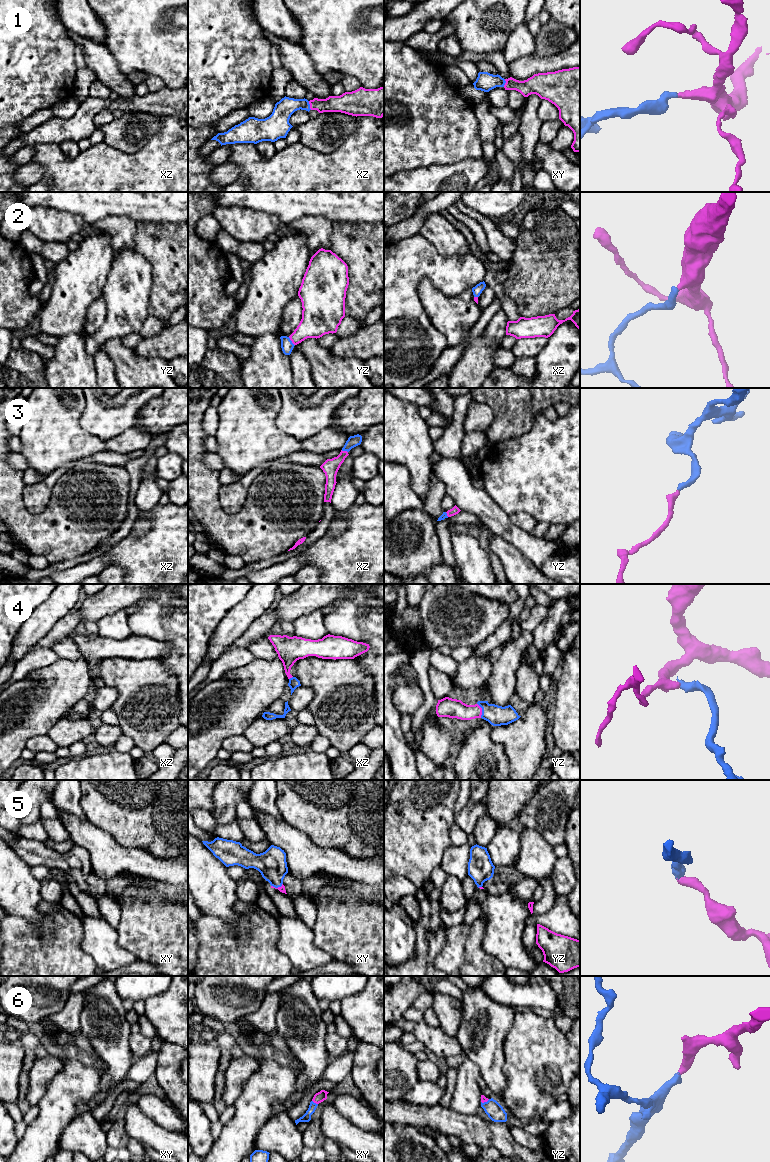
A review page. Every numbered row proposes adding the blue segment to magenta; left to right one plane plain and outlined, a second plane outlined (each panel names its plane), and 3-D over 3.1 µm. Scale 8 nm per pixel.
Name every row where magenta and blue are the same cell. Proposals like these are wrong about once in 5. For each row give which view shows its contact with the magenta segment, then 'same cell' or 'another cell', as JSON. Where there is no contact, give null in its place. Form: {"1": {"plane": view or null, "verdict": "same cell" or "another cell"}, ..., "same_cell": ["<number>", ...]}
{"1": {"plane": "xz", "verdict": "same cell"}, "2": {"plane": "yz", "verdict": "same cell"}, "3": {"plane": "xz", "verdict": "same cell"}, "4": {"plane": "yz", "verdict": "same cell"}, "5": {"plane": "xy", "verdict": "same cell"}, "6": {"plane": "xy", "verdict": "same cell"}, "same_cell": ["1", "2", "3", "4", "5", "6"]}

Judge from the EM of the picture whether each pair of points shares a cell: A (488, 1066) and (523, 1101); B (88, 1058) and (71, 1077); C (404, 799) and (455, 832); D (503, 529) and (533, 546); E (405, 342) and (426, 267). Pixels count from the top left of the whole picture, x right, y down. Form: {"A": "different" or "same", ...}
{"A": "different", "B": "different", "C": "different", "D": "same", "E": "same"}

